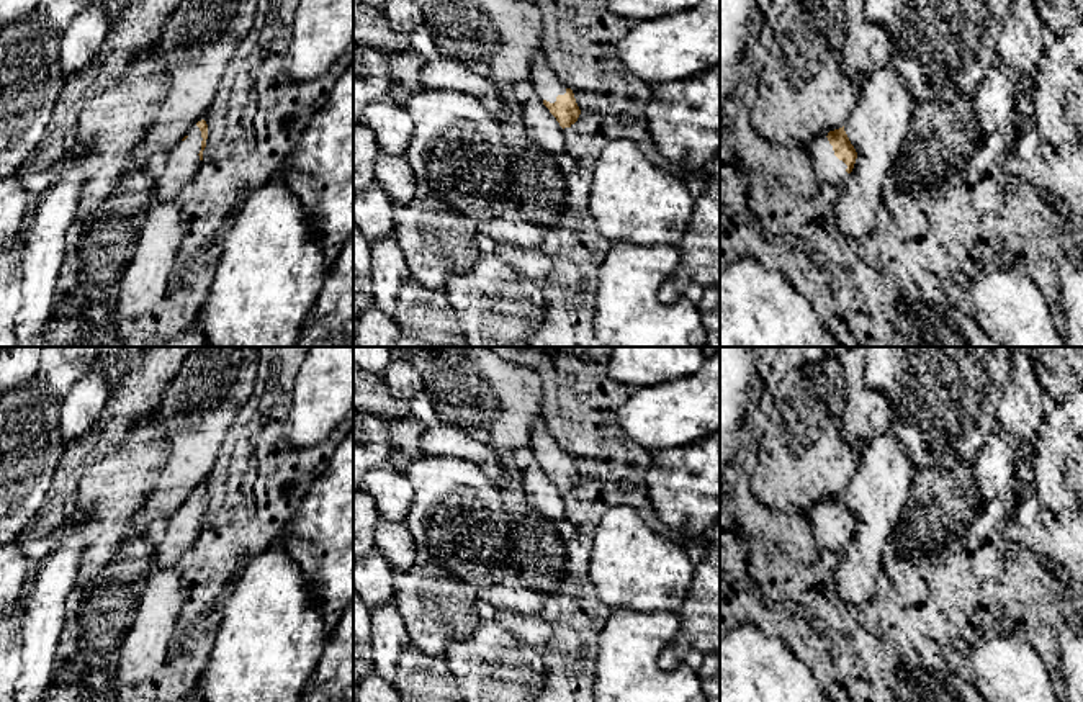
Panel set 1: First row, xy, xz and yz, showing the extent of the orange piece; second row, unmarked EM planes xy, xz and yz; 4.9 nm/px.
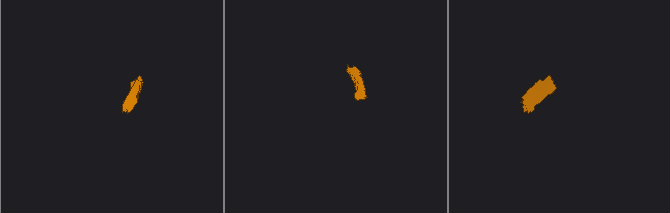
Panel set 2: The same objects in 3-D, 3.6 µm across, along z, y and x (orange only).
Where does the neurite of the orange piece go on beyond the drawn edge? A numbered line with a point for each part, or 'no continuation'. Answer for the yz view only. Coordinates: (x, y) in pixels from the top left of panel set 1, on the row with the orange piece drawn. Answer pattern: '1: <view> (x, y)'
1: yz (826, 167)

